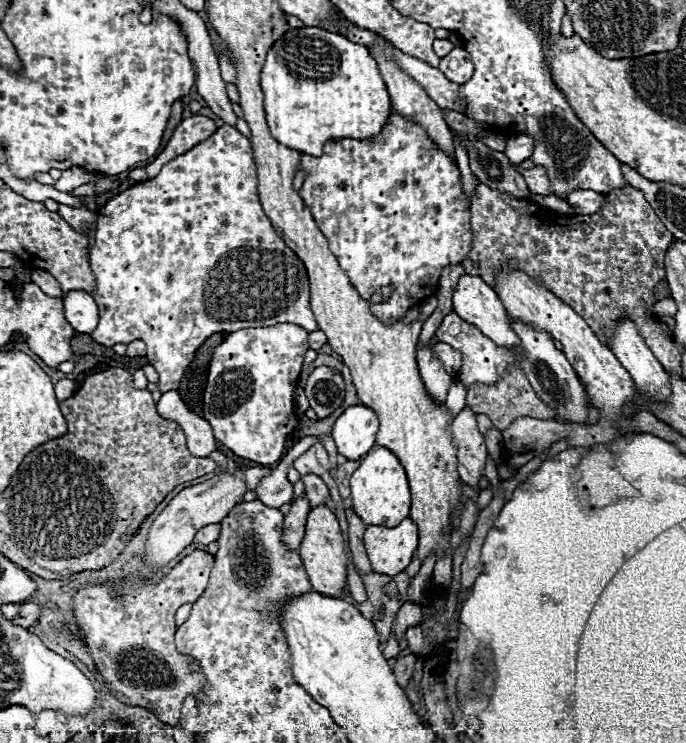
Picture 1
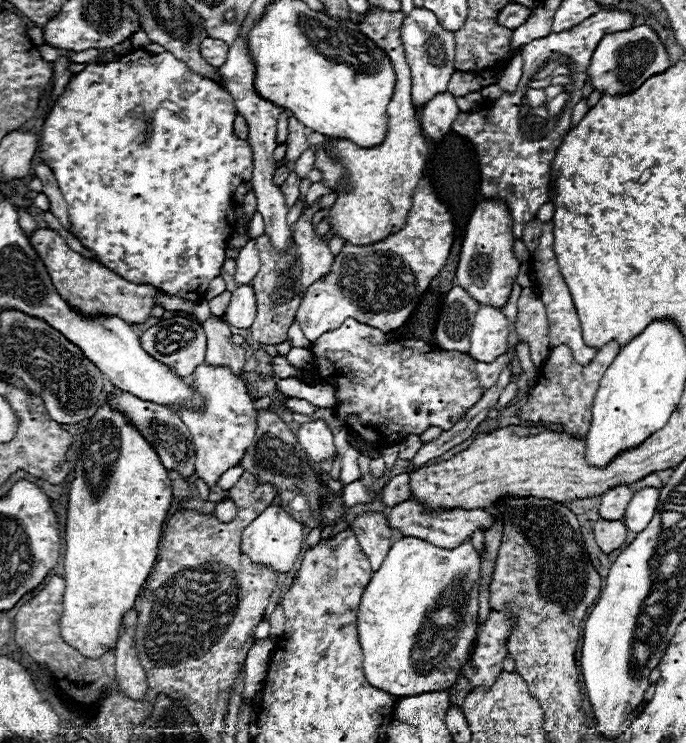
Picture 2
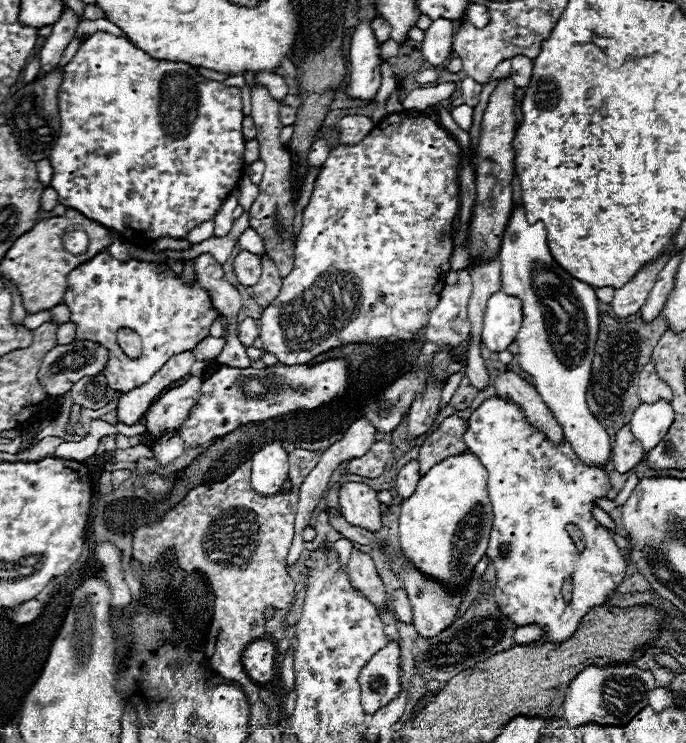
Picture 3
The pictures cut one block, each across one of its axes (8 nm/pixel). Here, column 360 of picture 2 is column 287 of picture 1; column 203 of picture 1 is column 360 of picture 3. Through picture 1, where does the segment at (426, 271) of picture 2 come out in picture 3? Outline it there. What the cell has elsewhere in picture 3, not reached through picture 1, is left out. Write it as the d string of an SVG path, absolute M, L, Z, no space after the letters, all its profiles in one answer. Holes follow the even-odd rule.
M402 112L384 116L376 128L354 146L336 148L328 160L322 164L322 170L314 182L314 190L308 206L302 212L302 232L294 250L294 268L282 280L280 294L272 306L264 308L260 318L260 342L262 350L274 354L282 364L308 364L312 358L328 352L330 348L338 348L344 344L370 344L382 346L398 340L410 340L418 330L422 330L428 322L430 312L436 308L440 300L440 292L446 282L446 274L450 270L450 256L454 250L452 226L460 208L460 190L458 190L458 166L460 166L460 146L458 142L432 118L422 116L420 112Z

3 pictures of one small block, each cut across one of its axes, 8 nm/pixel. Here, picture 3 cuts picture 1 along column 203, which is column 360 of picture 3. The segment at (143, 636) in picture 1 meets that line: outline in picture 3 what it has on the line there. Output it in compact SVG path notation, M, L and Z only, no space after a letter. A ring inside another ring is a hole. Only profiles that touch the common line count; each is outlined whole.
M356 548L352 550L350 560L348 560L348 578L350 578L352 588L358 590L362 596L366 596L378 610L388 606L386 586L376 572L374 560L368 554ZM394 640L378 650L362 668L358 682L362 690L362 706L368 714L390 704L400 694L400 646Z

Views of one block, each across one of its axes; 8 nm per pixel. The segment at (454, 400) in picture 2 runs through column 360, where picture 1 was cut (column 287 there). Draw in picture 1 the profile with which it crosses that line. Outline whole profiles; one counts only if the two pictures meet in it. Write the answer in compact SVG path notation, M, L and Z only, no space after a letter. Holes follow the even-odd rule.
M286 322L232 332L214 350L202 398L202 414L210 422L216 440L234 456L264 466L278 464L288 436L298 426L294 392L306 350L308 332Z

